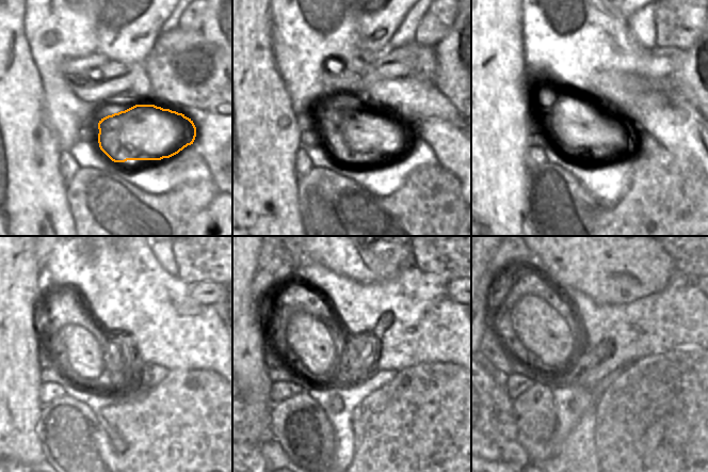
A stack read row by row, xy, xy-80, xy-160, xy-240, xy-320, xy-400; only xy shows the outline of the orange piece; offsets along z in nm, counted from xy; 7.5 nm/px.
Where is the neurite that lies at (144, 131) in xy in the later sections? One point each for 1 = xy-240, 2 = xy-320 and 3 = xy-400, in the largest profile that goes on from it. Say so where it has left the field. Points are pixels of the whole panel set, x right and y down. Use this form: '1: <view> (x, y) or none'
1: xy-240 (94, 363)
2: xy-320 (314, 345)
3: xy-400 (543, 334)

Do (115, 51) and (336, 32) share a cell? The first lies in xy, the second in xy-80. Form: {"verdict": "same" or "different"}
{"verdict": "different"}

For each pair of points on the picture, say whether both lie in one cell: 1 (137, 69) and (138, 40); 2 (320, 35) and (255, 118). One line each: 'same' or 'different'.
1: different
2: different

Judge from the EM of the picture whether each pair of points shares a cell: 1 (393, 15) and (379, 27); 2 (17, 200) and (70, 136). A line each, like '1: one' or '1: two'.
1: one
2: two

